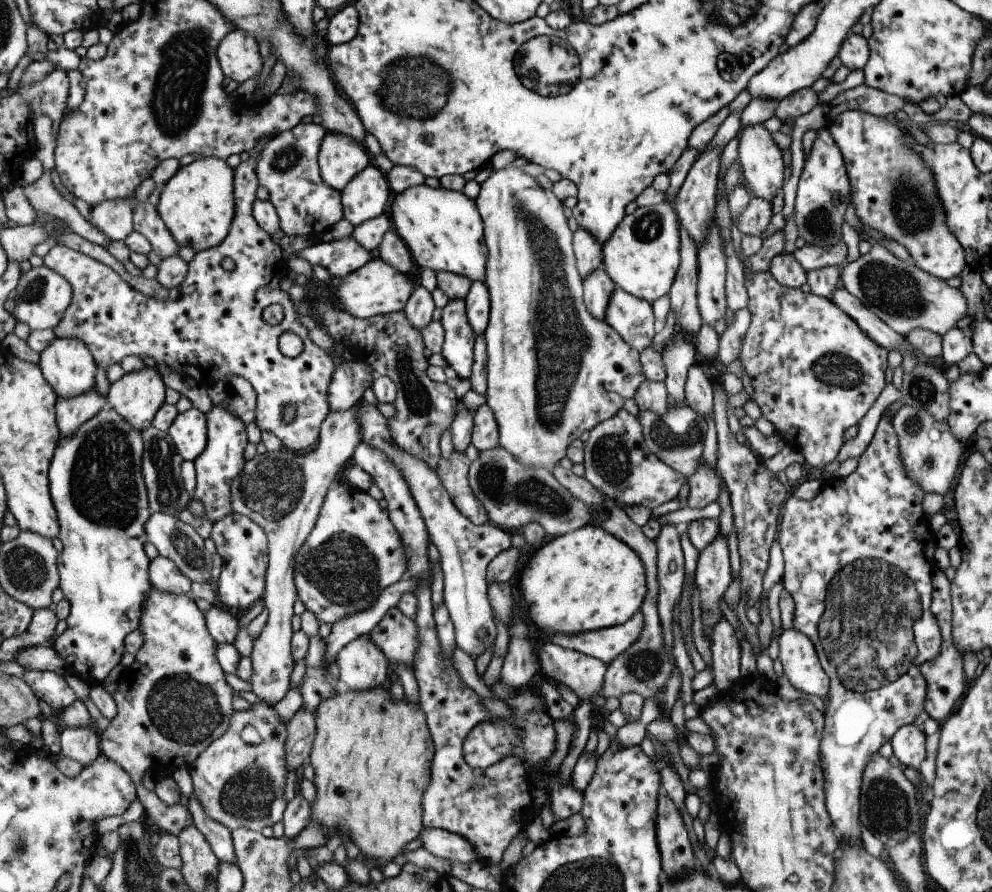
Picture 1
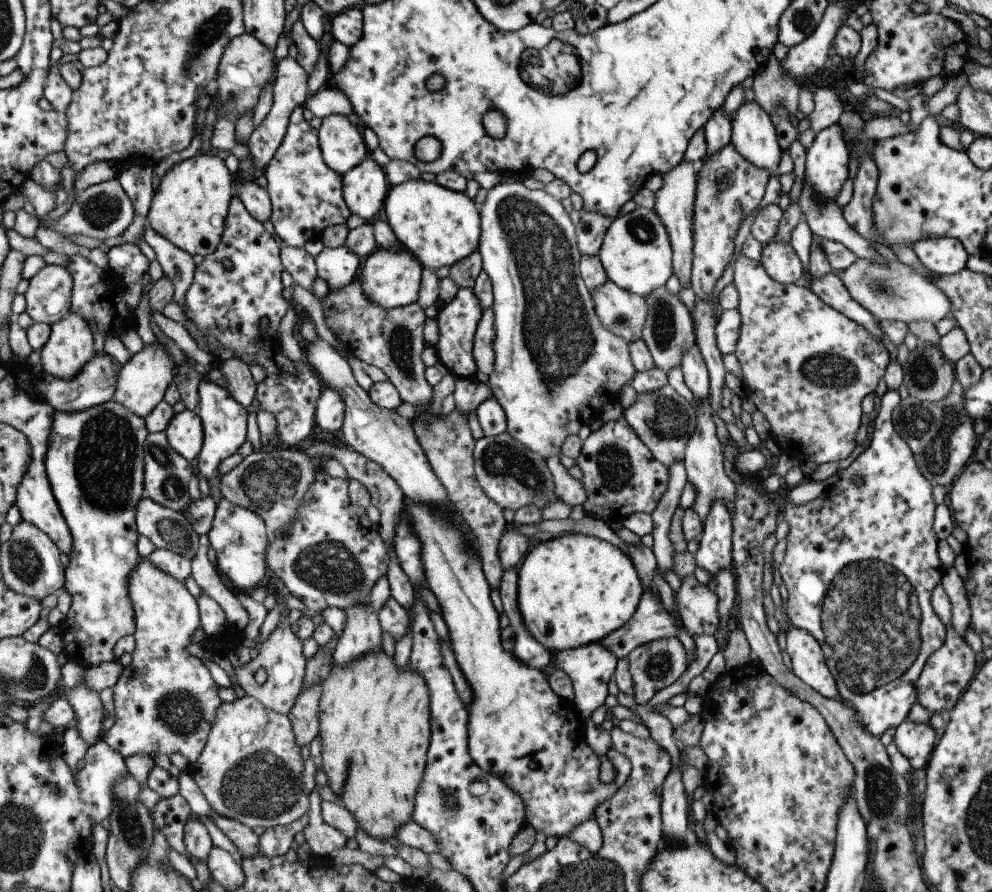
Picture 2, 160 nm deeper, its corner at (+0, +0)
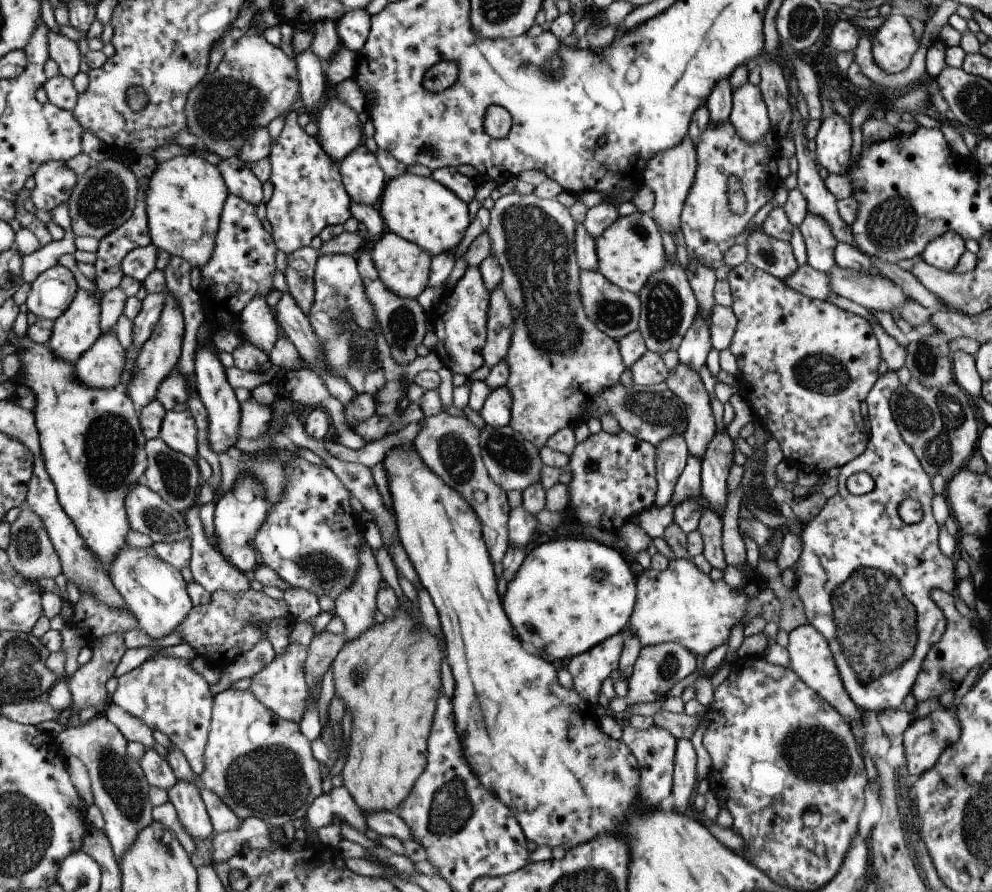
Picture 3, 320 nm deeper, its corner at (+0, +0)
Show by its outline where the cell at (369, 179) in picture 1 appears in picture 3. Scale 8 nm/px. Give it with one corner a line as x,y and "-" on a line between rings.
363,143
356,146
338,164
340,179
351,201
376,206
386,180
375,154

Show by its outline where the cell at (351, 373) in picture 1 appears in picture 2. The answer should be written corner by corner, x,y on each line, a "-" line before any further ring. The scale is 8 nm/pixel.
322,388
317,397
314,419
318,431
335,432
342,425
344,413
343,401
334,390

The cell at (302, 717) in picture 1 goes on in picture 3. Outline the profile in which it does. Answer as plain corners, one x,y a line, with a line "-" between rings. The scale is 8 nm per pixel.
325,629
313,635
307,646
309,651
306,658
306,684
310,685
311,690
315,682
320,682
344,642
343,635
336,635

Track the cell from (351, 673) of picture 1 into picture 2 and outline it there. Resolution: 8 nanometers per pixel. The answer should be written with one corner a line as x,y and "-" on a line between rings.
366,602
347,607
344,616
346,619
336,638
331,661
345,667
353,659
380,649
382,632
376,612

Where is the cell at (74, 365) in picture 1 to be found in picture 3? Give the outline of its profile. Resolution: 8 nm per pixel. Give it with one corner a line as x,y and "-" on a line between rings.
83,288
79,289
78,296
70,304
69,310
63,313
54,324
53,334
47,346
60,358
76,363
91,347
94,346
101,333
101,296
96,288
89,292

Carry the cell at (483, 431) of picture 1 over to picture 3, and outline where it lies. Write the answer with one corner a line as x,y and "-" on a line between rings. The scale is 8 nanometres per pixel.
501,385
487,395
482,407
478,410
485,425
502,427
509,424
512,398
508,390
507,385

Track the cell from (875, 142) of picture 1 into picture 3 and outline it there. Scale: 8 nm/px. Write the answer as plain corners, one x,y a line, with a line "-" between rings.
945,231
942,235
928,242
919,256
924,263
932,267
951,271
965,251
963,243
964,240
959,235

